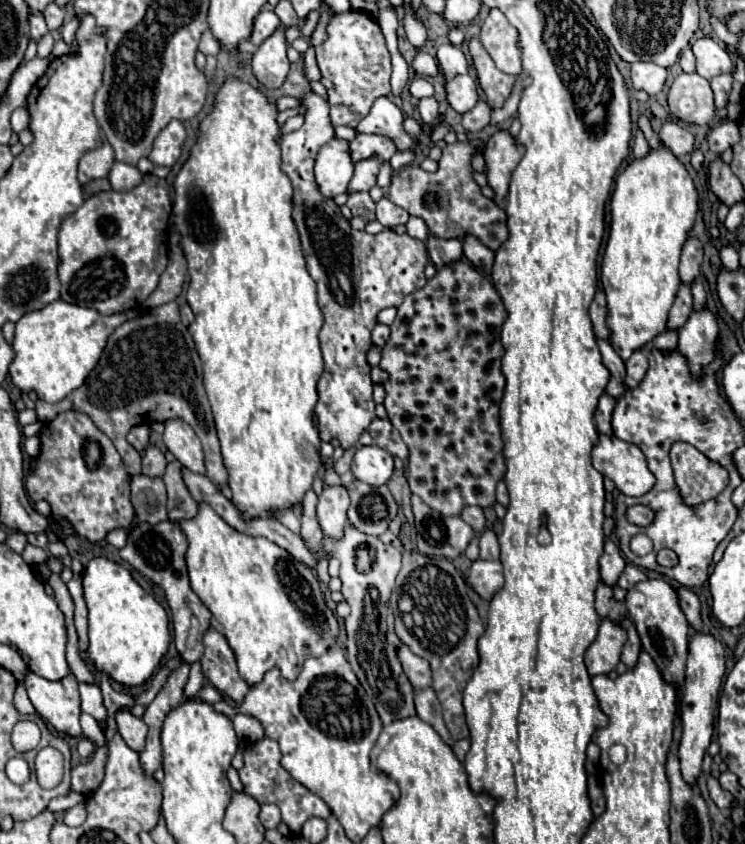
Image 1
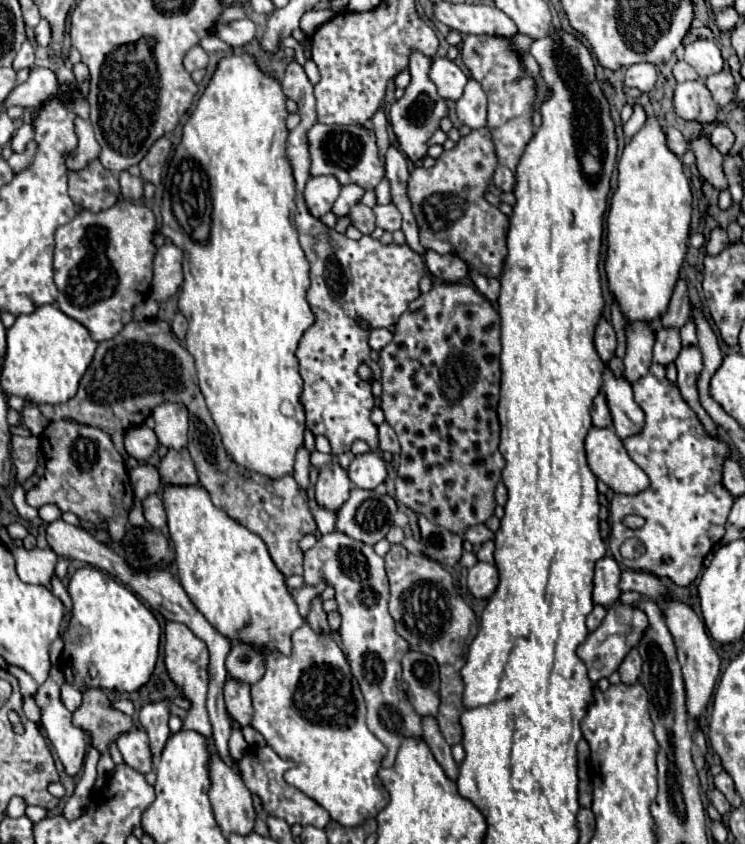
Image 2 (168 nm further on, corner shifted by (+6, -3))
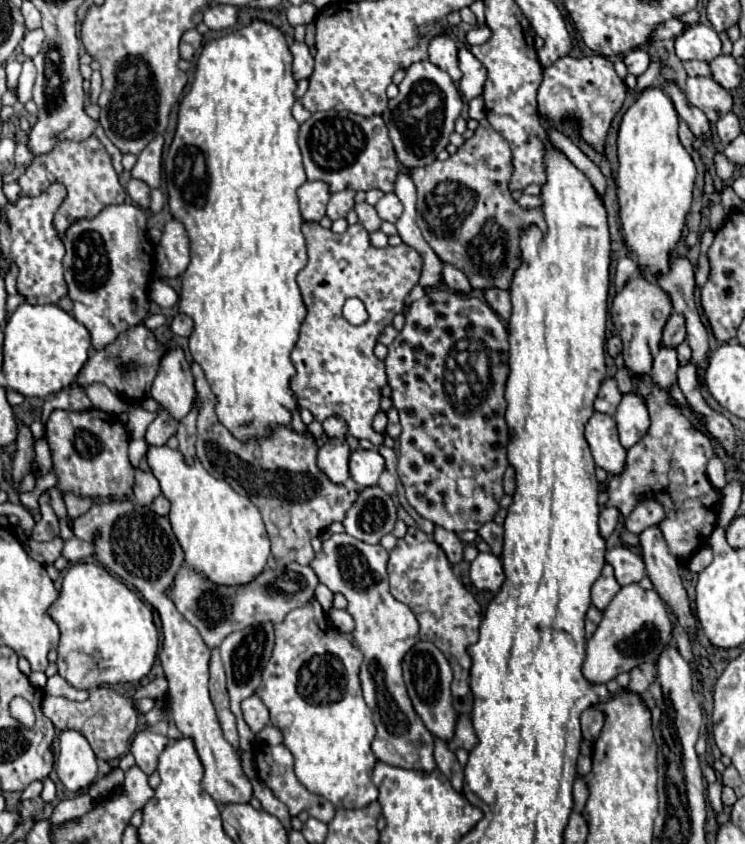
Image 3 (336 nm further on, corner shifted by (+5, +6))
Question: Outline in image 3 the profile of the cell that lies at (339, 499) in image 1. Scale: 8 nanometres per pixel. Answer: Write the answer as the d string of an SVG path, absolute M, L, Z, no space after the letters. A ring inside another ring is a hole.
M333 437L319 449L317 465L333 483L345 483L349 479L349 455L351 451L345 437Z

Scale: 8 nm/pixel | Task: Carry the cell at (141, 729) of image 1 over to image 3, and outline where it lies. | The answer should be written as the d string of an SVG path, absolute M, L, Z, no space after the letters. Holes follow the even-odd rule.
M149 729L137 733L131 741L131 753L135 757L137 767L151 775L157 769L157 757L161 755L161 751L167 747L169 739L165 735L157 735Z

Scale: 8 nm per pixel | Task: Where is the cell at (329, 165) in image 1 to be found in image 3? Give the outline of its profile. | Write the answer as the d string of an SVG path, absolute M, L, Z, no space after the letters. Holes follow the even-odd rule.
M307 181L297 189L297 197L303 221L317 223L325 215L325 207L331 193L323 181Z

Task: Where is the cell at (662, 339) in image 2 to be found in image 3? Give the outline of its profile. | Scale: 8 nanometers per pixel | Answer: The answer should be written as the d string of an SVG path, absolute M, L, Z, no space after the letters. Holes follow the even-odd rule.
M661 347L659 355L653 359L653 371L651 371L651 381L669 395L671 387L677 383L677 353L675 349Z

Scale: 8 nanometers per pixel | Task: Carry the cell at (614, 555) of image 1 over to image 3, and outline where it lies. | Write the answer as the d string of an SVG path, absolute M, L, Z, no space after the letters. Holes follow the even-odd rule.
M605 565L601 577L591 587L591 603L593 603L593 607L599 607L599 611L603 611L603 607L607 607L607 603L615 597L617 591L619 591L619 583L615 581L613 567Z

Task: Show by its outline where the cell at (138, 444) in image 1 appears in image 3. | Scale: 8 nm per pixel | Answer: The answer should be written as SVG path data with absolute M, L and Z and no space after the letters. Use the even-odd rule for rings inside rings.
M161 411L159 417L149 425L145 441L149 445L165 445L167 439L171 435L175 435L175 431L177 431L177 421L171 419L171 415L167 415L167 411Z

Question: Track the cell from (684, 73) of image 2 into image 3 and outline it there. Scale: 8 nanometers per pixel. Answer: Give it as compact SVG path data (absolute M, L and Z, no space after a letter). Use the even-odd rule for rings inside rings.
M685 61L683 65L685 65L687 75L703 75L703 77L711 77L709 63L703 63L703 61Z

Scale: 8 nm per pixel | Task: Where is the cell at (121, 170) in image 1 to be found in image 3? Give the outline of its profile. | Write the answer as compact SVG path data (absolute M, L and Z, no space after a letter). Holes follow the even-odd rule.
M129 179L127 193L129 193L129 197L133 199L135 205L139 205L141 209L149 209L151 189L147 187L147 183L143 183L143 181L139 181L139 179Z

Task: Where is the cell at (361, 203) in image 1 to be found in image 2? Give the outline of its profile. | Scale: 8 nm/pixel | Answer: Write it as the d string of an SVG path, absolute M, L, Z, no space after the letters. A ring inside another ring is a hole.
M362 202L354 204L354 208L350 208L350 220L352 220L352 226L358 228L362 234L370 234L374 230L374 212L372 212L372 208L364 206Z

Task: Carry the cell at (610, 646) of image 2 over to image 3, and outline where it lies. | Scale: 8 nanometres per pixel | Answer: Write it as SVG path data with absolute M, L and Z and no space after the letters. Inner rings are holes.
M639 583L625 585L603 611L597 631L587 641L583 677L589 683L605 685L623 671L633 671L643 663L655 663L655 659L659 659L659 651L663 651L671 639L671 621L657 591L645 591Z

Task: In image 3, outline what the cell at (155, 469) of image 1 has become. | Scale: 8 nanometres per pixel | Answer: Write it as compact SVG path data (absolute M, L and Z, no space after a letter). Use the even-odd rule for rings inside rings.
M135 471L135 485L133 485L133 495L139 505L149 505L155 497L161 495L159 481L153 477L151 471Z

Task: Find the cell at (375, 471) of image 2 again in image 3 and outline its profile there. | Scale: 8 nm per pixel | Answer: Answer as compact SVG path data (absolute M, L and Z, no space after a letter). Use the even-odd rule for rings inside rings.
M357 449L349 457L349 473L359 487L377 485L377 479L383 473L383 469L385 469L385 459L379 455L379 451Z

